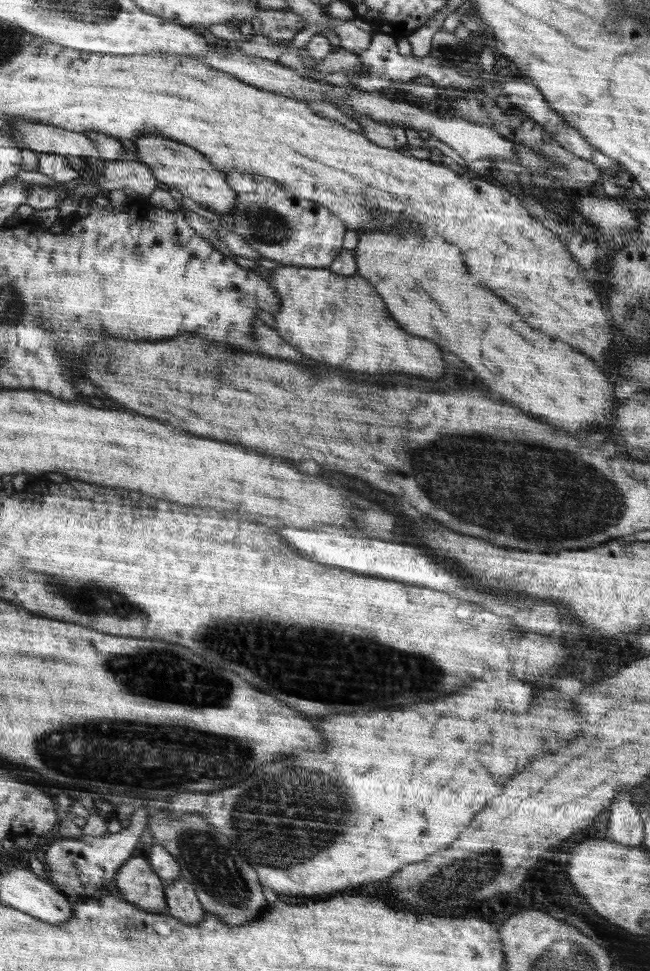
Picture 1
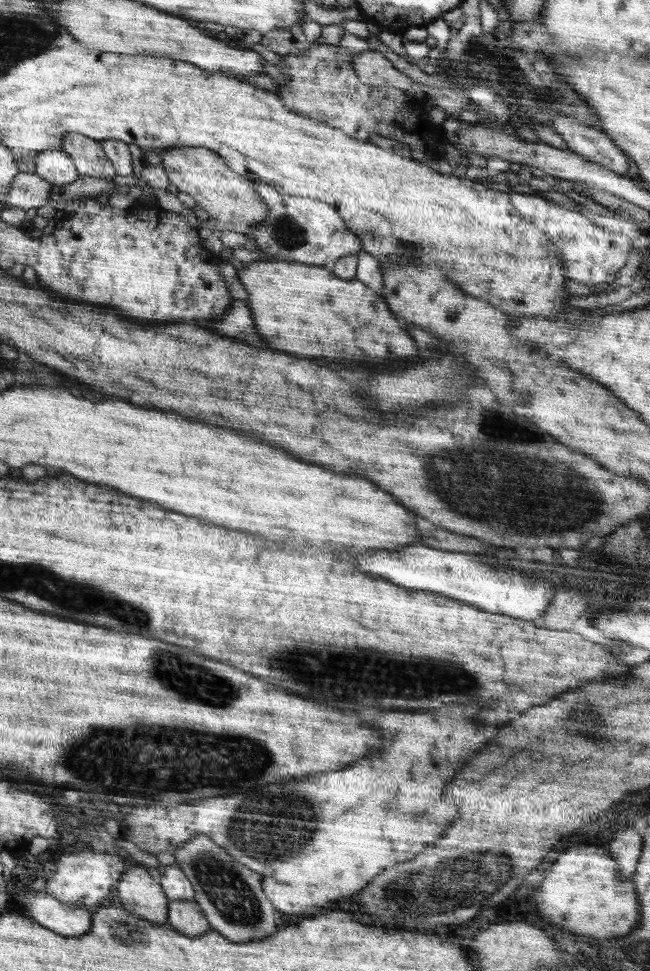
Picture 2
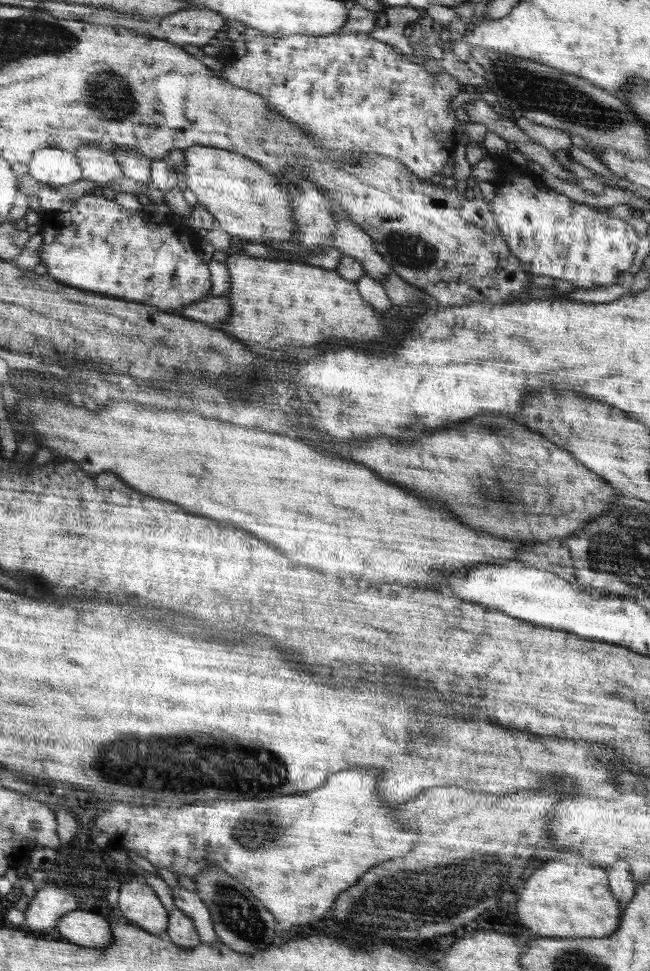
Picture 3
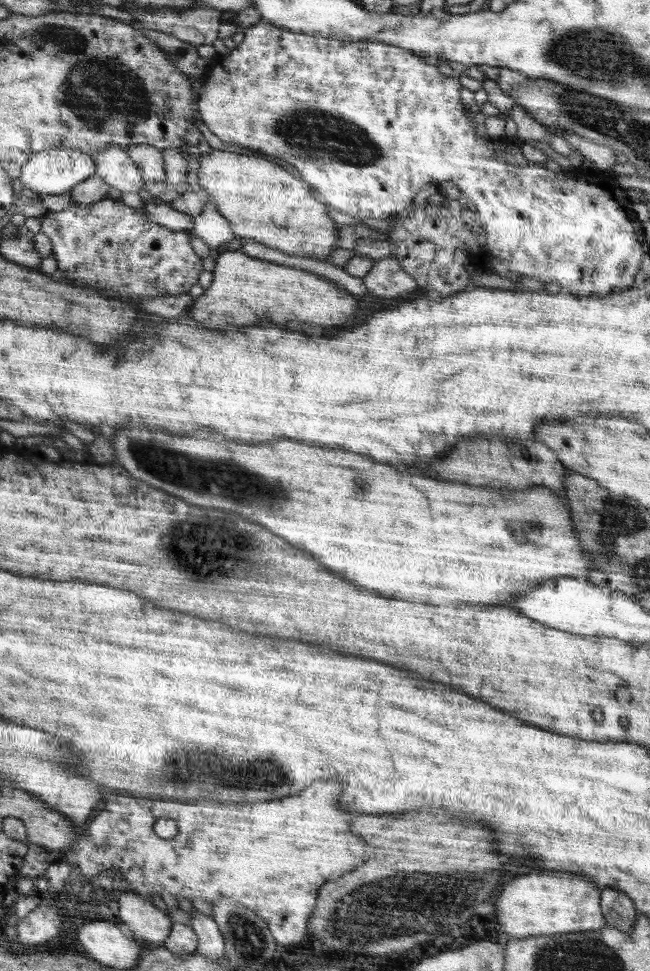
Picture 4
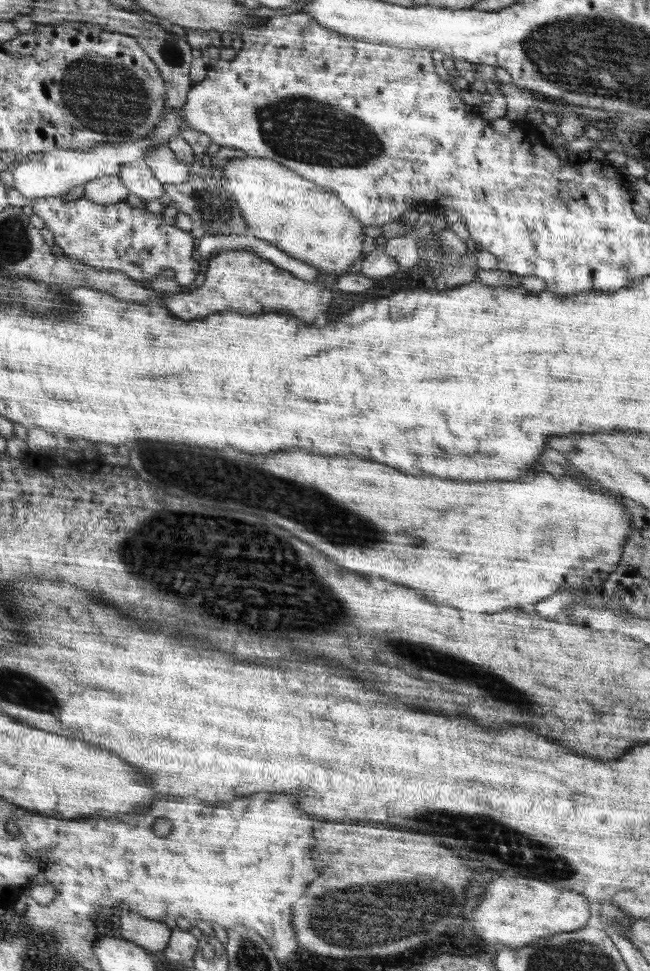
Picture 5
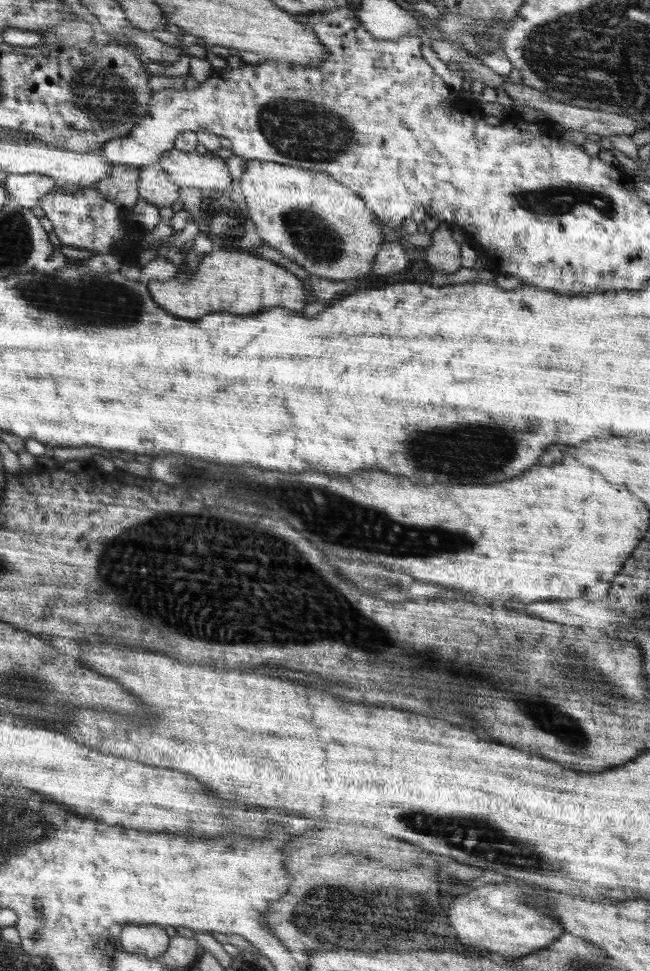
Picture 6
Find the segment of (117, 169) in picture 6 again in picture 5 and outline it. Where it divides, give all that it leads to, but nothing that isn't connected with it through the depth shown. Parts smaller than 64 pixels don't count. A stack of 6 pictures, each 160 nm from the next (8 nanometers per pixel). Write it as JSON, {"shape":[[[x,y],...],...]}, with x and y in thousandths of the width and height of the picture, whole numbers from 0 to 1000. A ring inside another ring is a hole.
{"shape":[[[178,179],[134,187],[128,204],[151,210],[168,211],[194,207],[198,200],[200,197],[186,188],[185,182]]]}

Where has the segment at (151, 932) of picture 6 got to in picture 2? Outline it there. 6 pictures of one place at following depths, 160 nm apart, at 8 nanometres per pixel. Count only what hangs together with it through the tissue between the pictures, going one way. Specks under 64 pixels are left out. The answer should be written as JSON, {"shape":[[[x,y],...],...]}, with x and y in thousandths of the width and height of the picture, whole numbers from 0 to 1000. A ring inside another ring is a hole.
{"shape":[[[203,893],[182,907],[188,933],[202,940],[252,952],[260,943],[258,923],[222,894]]]}

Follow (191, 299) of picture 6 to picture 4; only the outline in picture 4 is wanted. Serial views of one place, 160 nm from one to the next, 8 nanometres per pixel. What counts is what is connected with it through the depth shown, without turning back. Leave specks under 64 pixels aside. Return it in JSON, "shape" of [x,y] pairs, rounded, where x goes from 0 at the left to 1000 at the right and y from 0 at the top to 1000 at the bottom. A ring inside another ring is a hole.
{"shape":[[[349,257],[331,269],[326,292],[300,303],[300,312],[286,323],[286,331],[292,333],[326,340],[348,340],[354,336],[372,340],[391,334],[422,334],[489,348],[492,344],[529,338],[552,317],[549,307],[532,303],[532,298],[471,278],[431,274],[369,257]]]}

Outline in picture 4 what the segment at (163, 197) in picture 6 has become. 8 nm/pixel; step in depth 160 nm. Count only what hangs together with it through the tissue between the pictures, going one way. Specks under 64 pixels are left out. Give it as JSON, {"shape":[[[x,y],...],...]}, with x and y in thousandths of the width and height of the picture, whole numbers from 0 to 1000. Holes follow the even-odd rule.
{"shape":[[[165,149],[143,160],[148,163],[148,181],[188,199],[214,199],[225,185],[215,172],[198,162],[195,152]]]}

